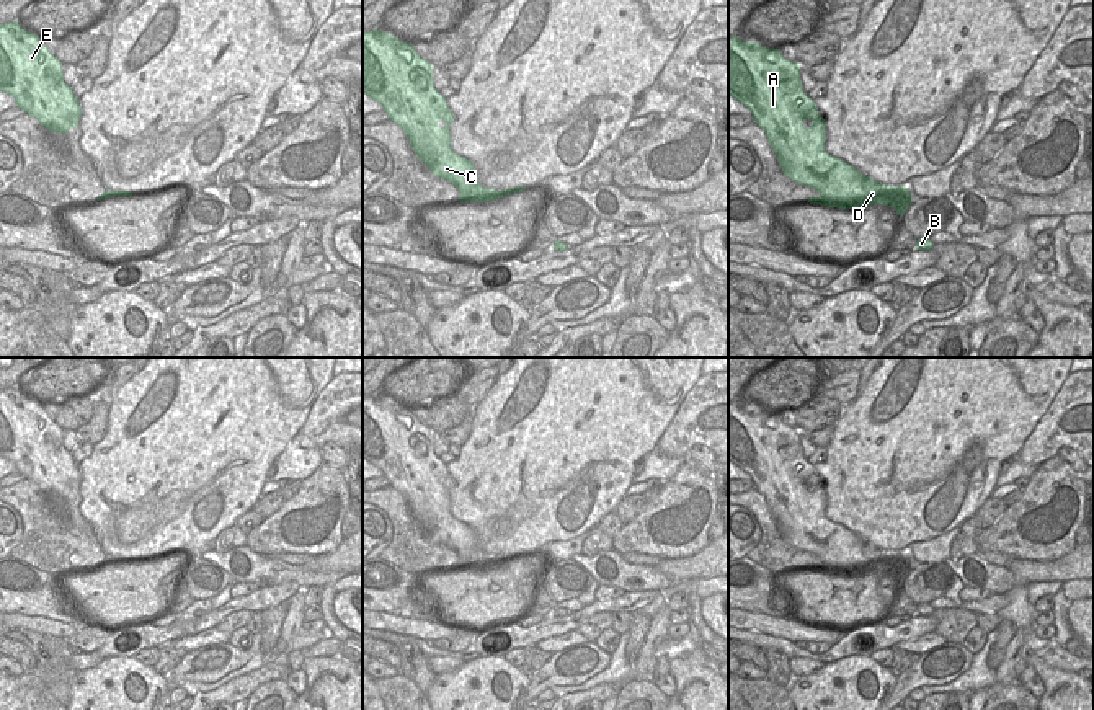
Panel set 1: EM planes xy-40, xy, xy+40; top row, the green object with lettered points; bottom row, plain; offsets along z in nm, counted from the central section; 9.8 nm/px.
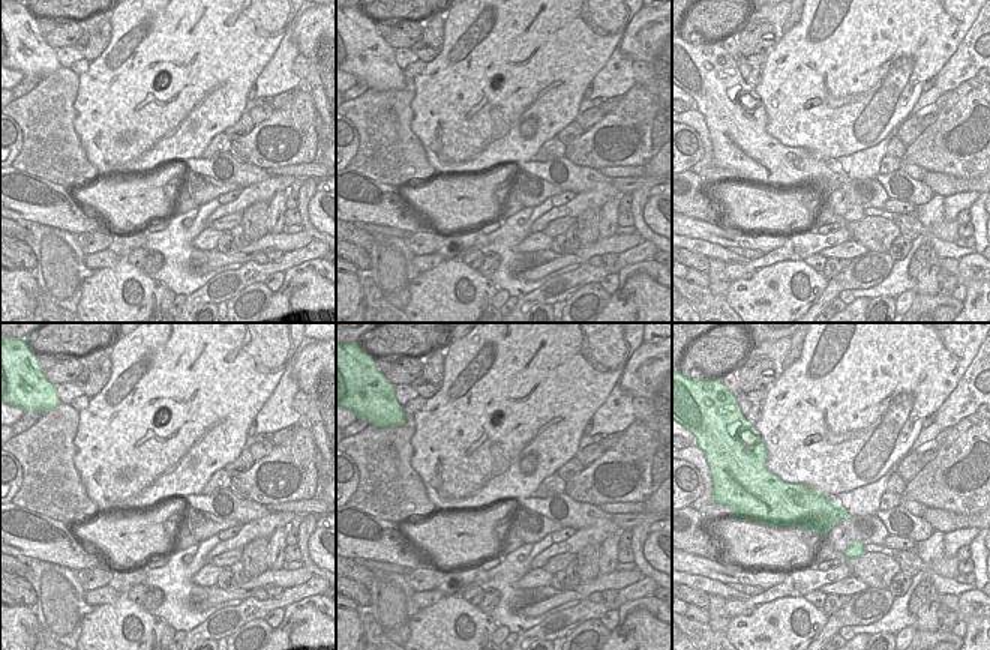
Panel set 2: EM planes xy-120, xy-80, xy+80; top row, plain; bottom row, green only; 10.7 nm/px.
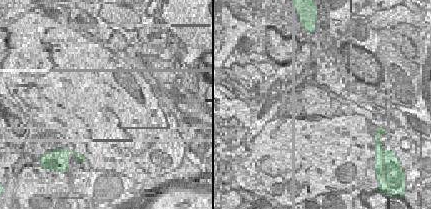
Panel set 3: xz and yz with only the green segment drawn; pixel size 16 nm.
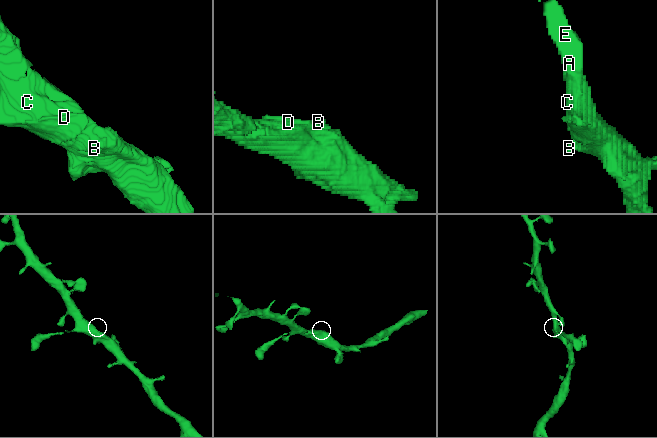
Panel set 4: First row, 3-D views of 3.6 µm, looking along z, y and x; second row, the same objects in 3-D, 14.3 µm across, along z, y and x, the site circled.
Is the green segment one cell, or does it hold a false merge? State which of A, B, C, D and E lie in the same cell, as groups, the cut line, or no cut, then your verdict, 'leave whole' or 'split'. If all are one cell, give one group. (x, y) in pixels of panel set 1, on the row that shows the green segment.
A B C D E; no cut; leave whole

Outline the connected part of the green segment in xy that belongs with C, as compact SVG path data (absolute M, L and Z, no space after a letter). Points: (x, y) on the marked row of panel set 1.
M379 29L362 31L362 91L403 129L431 173L459 189L459 202L490 202L527 189L483 188L477 181L475 165L451 149L449 126L454 114L434 88L433 65L416 54L413 44Z

